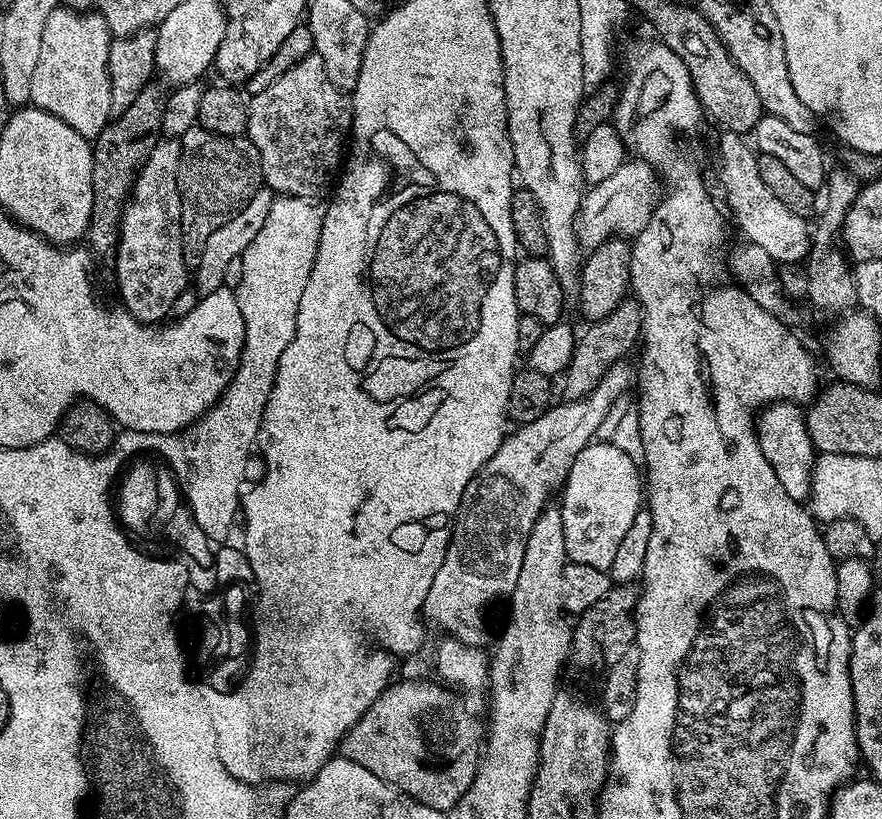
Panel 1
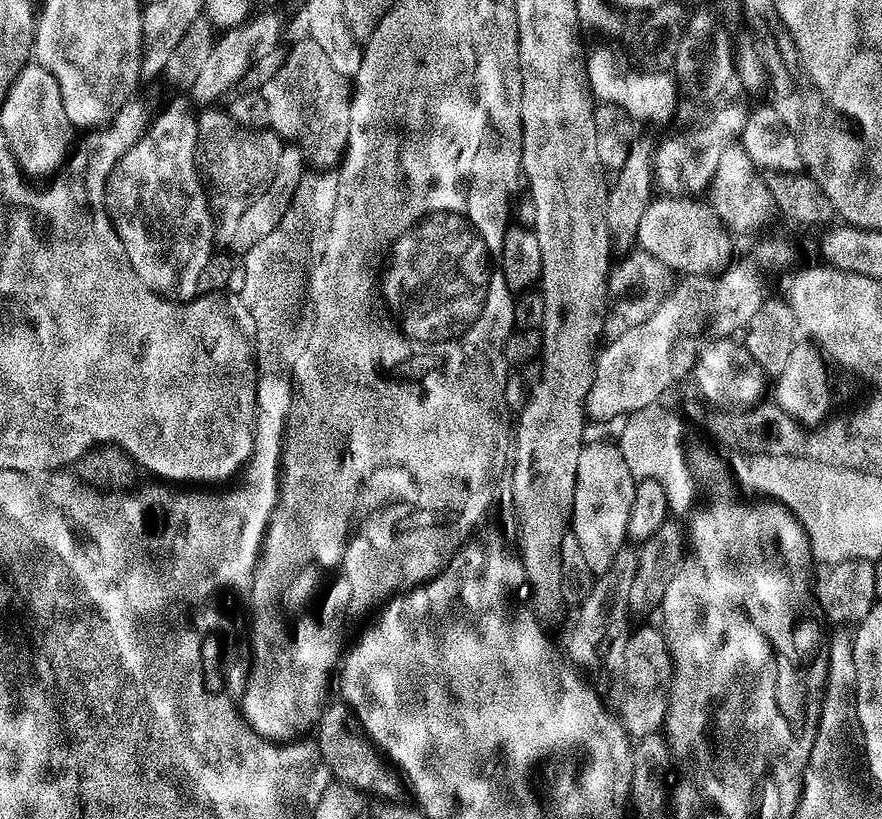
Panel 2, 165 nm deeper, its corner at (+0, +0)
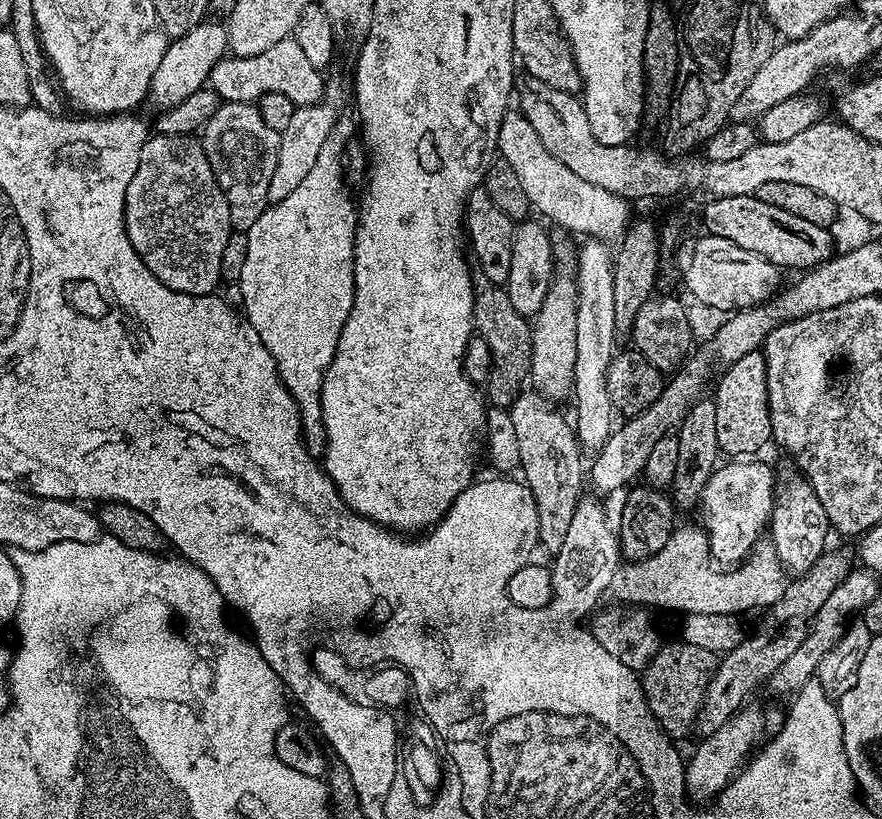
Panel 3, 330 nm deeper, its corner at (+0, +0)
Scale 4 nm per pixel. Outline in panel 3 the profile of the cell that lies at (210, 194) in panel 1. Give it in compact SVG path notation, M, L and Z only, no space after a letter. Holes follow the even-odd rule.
M229 100L217 107L216 113L205 122L202 129L204 153L214 170L214 178L226 198L226 206L230 206L230 222L233 229L247 233L258 218L268 209L270 194L270 178L274 178L274 166L278 166L278 150L280 149L280 133L270 130L266 122L262 122L262 114L255 103L246 100Z

